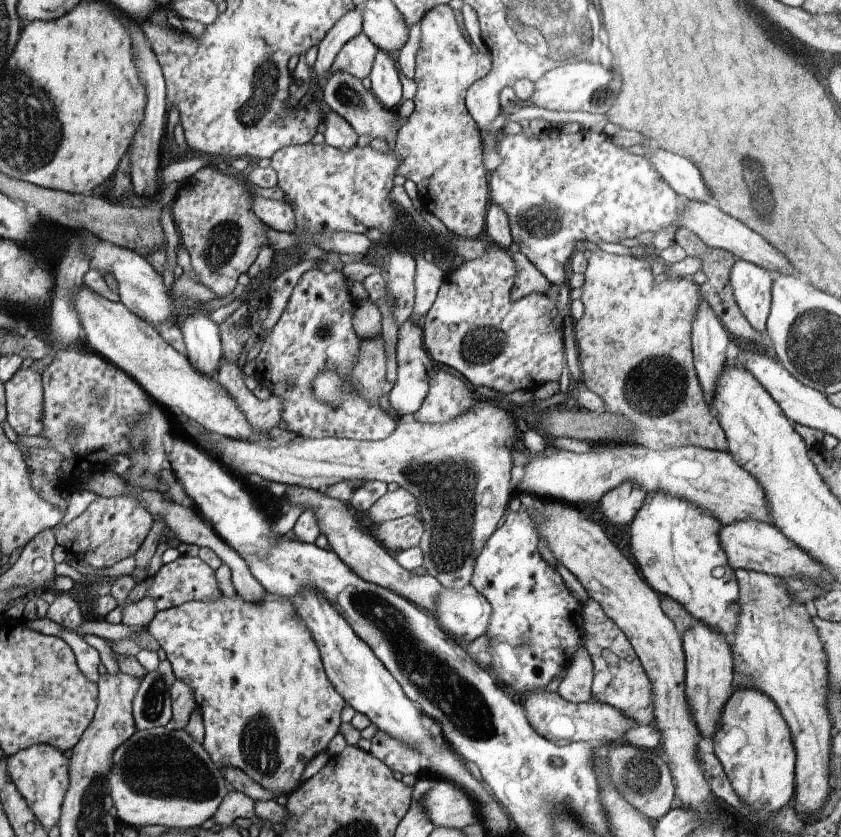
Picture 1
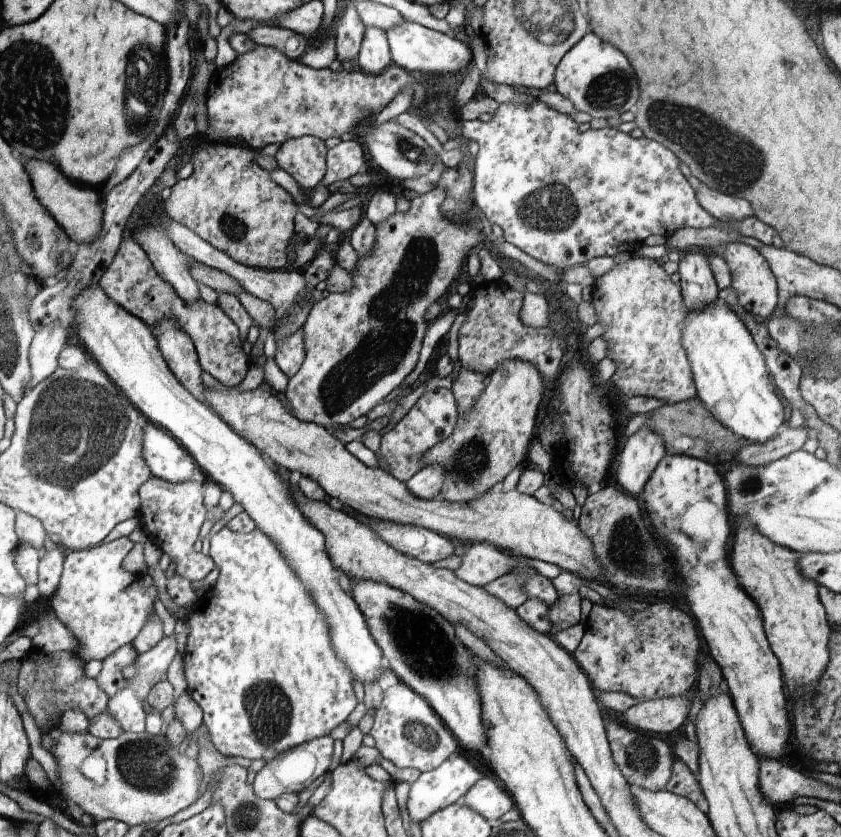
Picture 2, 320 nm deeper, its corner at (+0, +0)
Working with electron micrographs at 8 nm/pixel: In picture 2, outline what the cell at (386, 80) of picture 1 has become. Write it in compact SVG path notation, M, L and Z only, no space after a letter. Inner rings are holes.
M365 27L358 51L358 64L368 74L378 74L392 62L387 32L378 27Z

